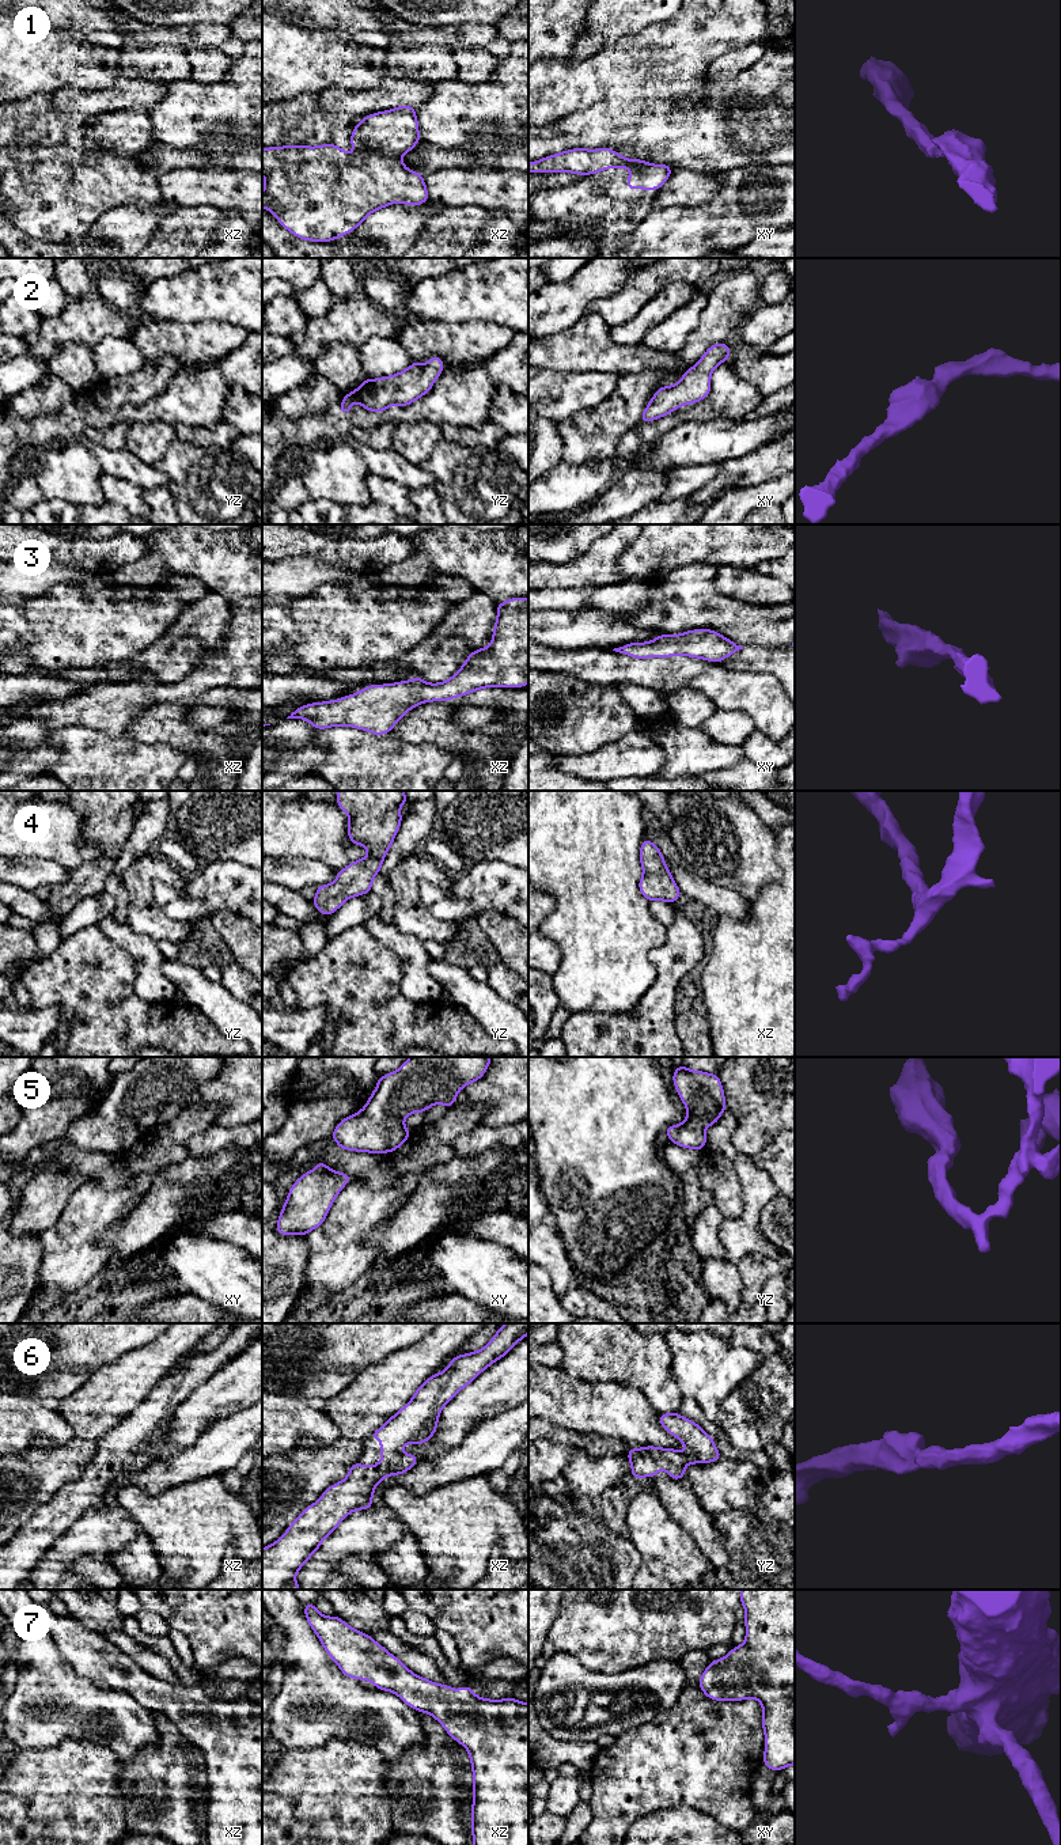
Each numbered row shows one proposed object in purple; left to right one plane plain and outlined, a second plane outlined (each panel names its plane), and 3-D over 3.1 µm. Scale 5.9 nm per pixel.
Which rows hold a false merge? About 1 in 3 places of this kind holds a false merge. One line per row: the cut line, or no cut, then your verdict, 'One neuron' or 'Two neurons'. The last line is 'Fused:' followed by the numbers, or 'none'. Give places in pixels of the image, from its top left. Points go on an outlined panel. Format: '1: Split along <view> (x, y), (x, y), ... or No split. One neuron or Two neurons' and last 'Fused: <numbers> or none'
1: Split along xz (357, 152), (379, 152), (386, 156), (398, 158). Two neurons
2: No split. One neuron
3: No split. One neuron
4: No split. One neuron
5: No split. One neuron
6: No split. One neuron
7: No split. One neuron
Fused: 1

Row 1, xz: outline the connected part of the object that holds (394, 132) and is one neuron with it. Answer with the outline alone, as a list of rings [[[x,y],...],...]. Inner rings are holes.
[[[398,106],[365,115],[352,130],[353,152],[379,152],[397,159],[412,151],[421,140],[416,110],[412,106]]]

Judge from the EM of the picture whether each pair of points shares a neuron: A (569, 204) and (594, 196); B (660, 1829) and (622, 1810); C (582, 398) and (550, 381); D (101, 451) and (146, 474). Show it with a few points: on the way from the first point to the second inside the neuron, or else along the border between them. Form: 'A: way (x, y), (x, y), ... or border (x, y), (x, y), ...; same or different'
A: way (575, 204), (588, 201); same
B: border (667, 1807), (641, 1815), (626, 1830); different
C: way (573, 393), (563, 393), (559, 389); same
D: way (112, 461), (135, 472); same

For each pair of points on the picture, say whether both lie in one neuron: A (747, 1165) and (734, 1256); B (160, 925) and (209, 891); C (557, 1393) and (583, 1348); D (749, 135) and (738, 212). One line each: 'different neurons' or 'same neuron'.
A: same neuron
B: different neurons
C: different neurons
D: different neurons

